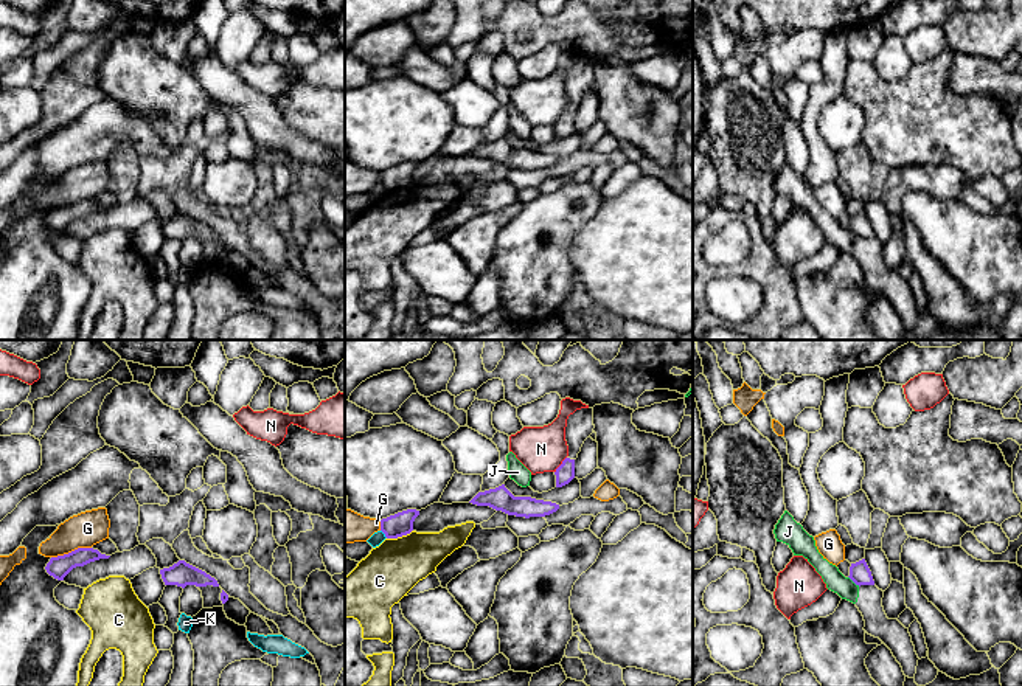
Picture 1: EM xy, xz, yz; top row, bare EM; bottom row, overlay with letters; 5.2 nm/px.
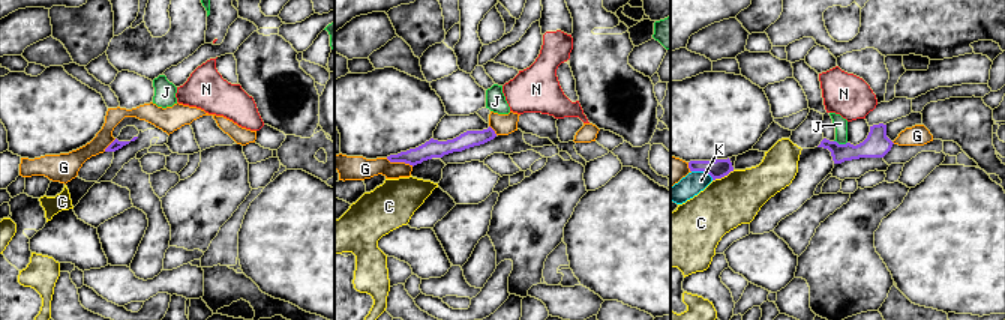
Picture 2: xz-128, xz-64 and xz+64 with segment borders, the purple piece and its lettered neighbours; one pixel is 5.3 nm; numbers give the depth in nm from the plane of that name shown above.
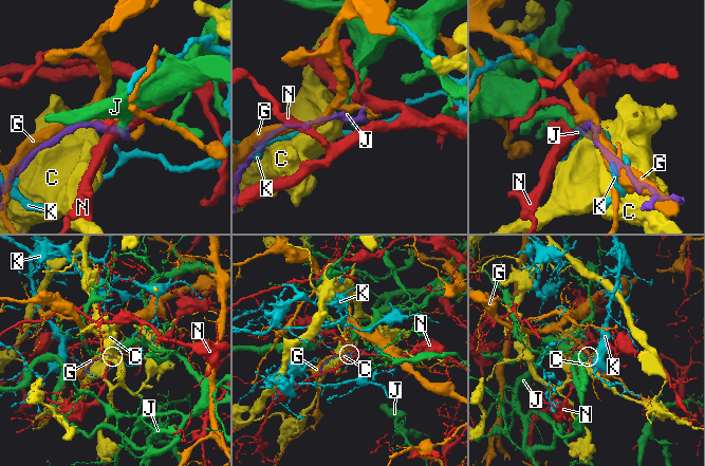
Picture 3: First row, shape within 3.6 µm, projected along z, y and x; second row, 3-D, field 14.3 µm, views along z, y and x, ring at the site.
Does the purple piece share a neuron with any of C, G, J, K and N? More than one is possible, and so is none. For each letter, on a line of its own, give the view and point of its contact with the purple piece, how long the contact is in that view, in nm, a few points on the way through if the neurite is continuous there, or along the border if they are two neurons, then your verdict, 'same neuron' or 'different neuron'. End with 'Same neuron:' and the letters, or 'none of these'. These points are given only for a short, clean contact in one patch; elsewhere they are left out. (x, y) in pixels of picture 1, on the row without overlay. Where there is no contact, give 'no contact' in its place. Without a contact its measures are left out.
C: xz (399, 188) | 140 nm | different neuron
G: xy (72, 204) | 220 nm | different neuron
J: yz (855, 235) | 80 nm | along yz (848, 228), (859, 238) | different neuron
K: xz (384, 185) | 60 nm | different neuron
N: xz (561, 117) | 110 nm | along xz (566, 109), (555, 124) | different neuron
Same neuron: none of these

